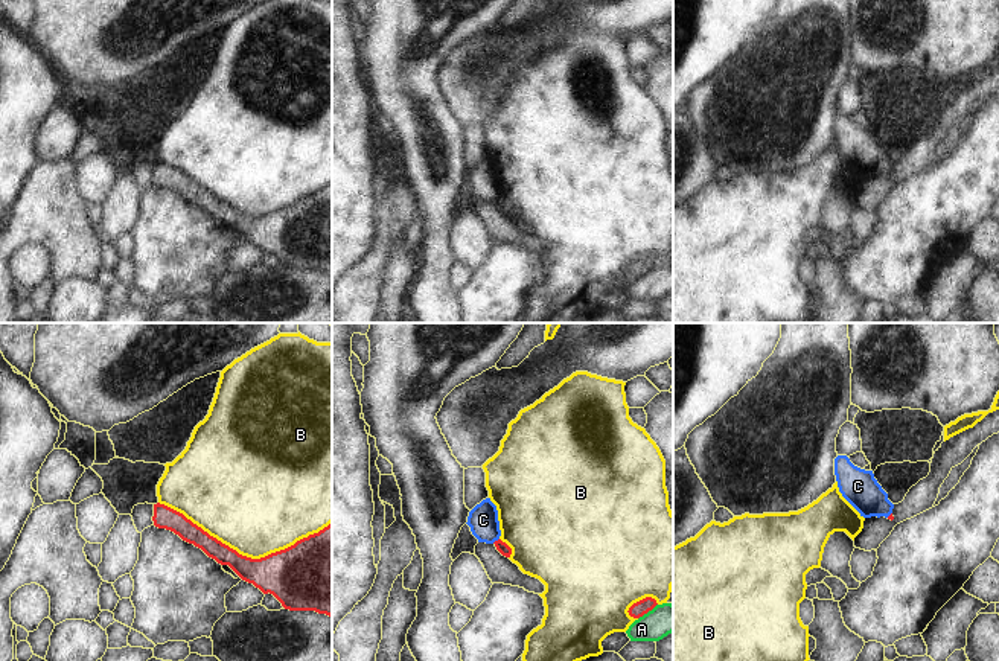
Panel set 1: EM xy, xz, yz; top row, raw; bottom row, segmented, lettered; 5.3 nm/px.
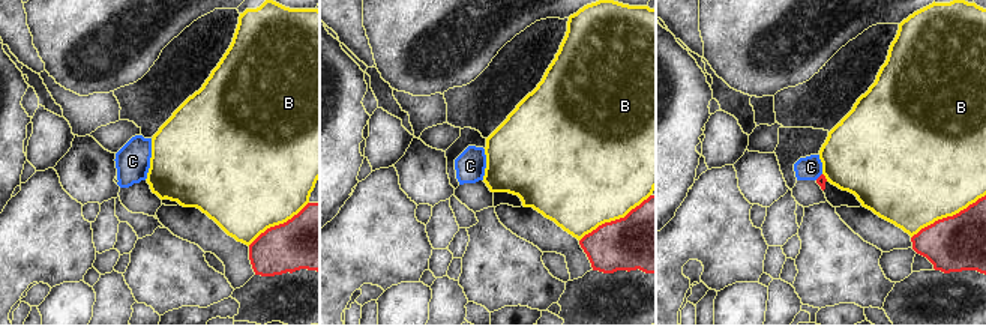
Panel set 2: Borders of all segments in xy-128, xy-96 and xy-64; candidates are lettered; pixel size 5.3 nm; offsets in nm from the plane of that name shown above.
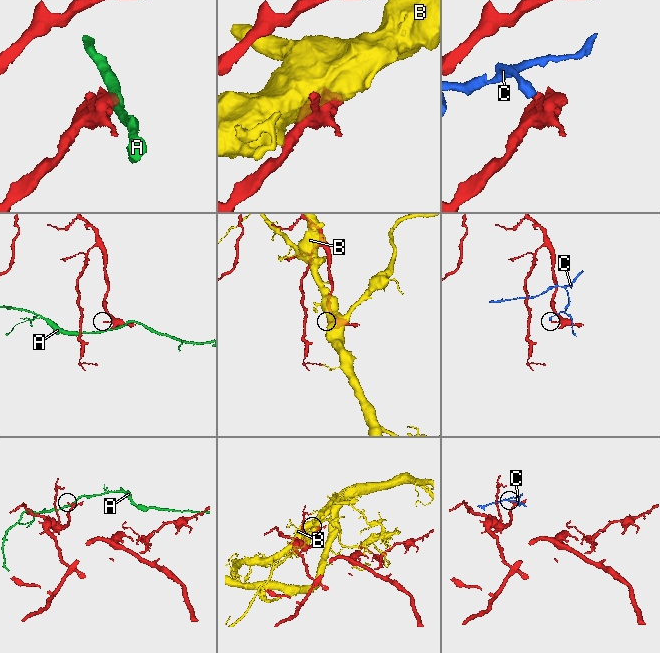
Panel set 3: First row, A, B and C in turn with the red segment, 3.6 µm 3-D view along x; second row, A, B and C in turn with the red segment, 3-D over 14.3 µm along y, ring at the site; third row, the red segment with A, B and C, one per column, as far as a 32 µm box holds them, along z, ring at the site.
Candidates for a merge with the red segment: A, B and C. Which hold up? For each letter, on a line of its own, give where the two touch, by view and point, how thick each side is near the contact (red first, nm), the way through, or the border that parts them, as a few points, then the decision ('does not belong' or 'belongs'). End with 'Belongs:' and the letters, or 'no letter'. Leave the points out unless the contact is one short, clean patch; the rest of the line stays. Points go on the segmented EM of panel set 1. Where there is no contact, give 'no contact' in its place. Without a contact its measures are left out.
A: contact xz (647, 611); calibres 80 and 160 nm; border xz (657, 603), (638, 619); does not belong
B: contact xy (245, 556); calibres 280 and 480 nm; does not belong
C: contact xz (495, 541); calibres 60 and 160 nm; border xz (498, 538), (492, 542); does not belong
Belongs: no letter

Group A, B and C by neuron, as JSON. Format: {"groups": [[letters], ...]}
{"groups": [["A"], ["B"], ["C"]]}

